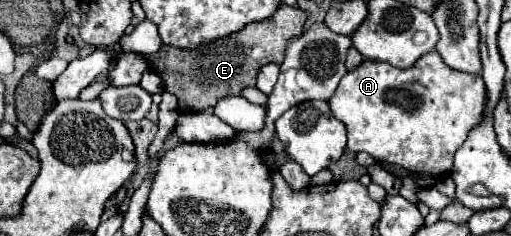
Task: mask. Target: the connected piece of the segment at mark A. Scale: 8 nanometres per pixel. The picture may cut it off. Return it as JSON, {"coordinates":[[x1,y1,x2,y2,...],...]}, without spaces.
{"coordinates":[[439,52,425,54,417,66,411,68,395,68,387,62,365,60,355,70,347,72,335,94,329,100,329,106,337,118,347,126,347,148,353,152,367,152,377,162,397,164,409,172,431,174,439,178,441,174,449,174,453,168,453,156,467,140,467,134,481,124,483,108,487,106,487,88,481,76,465,74,445,66]]}

